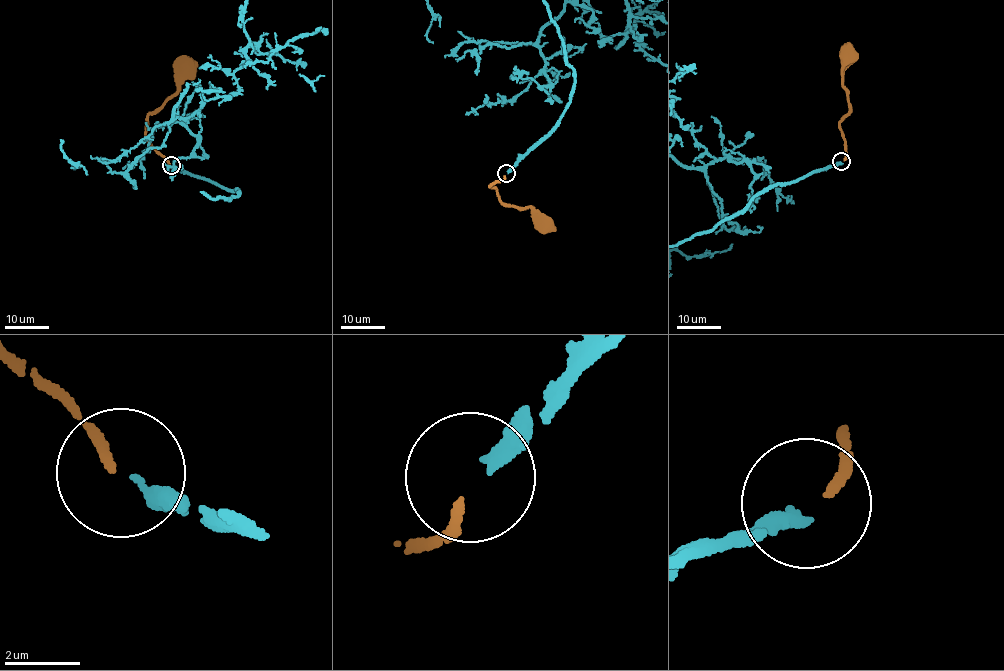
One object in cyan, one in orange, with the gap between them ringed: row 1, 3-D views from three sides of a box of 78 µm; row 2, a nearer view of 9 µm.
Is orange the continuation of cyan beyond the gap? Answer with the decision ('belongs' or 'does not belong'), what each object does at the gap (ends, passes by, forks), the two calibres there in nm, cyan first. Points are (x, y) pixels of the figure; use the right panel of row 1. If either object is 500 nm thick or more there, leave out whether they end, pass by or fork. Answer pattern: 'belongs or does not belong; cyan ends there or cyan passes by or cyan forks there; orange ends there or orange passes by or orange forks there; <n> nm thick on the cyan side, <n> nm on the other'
does not belong; cyan ends there; orange ends there; 240 nm thick on the cyan side, 240 nm on the other

